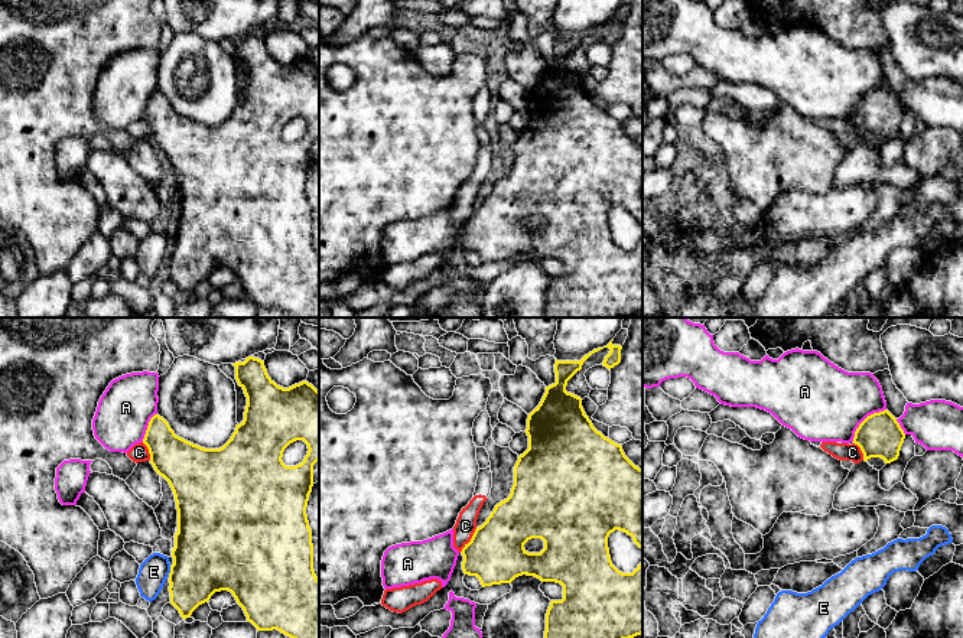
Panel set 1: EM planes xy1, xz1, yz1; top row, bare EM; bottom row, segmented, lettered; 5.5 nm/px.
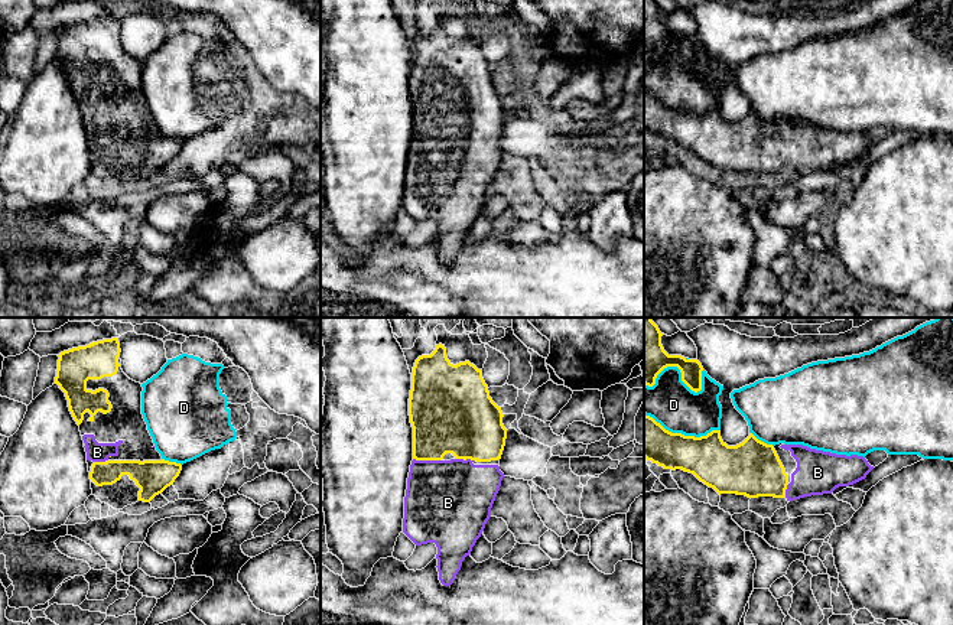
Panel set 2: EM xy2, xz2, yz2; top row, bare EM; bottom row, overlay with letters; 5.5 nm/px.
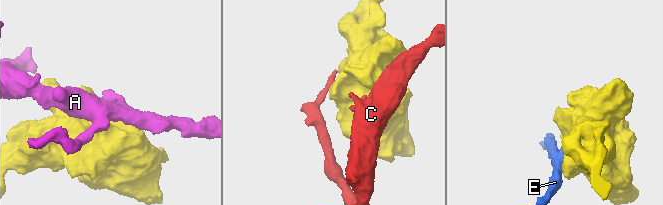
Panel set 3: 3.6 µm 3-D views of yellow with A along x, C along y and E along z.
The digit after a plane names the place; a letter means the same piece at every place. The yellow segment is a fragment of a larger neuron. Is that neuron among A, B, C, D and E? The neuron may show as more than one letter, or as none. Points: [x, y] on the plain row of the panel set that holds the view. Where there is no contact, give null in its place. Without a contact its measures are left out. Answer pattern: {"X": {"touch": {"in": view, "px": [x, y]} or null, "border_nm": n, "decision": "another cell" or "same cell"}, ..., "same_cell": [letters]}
{"A": {"touch": {"in": "yz1", "px": [864, 97]}, "border_nm": 260, "decision": "another cell"}, "B": {"touch": {"in": "xz2", "px": [428, 136]}, "border_nm": 160, "decision": "same cell"}, "C": {"touch": {"in": "xz1", "px": [471, 217]}, "border_nm": 170, "decision": "another cell"}, "D": {"touch": {"in": "yz2", "px": [682, 51]}, "border_nm": 340, "decision": "another cell"}, "E": {"touch": {"in": "xy1", "px": [171, 248]}, "border_nm": 70, "decision": "another cell"}, "same_cell": ["B"]}

